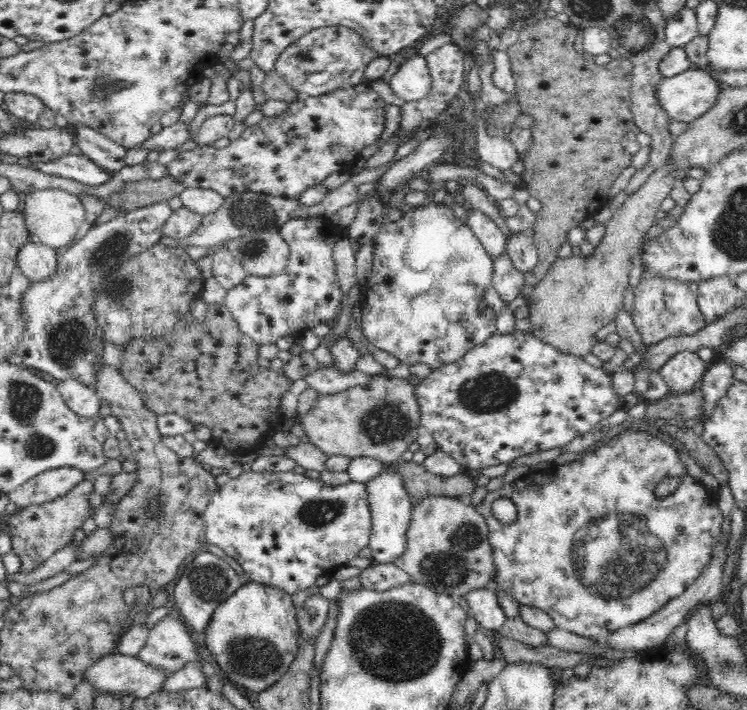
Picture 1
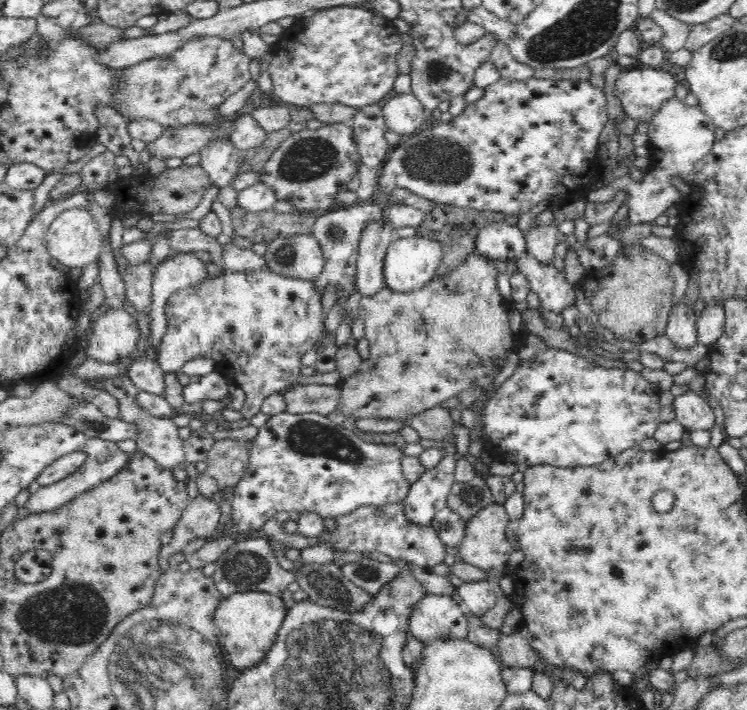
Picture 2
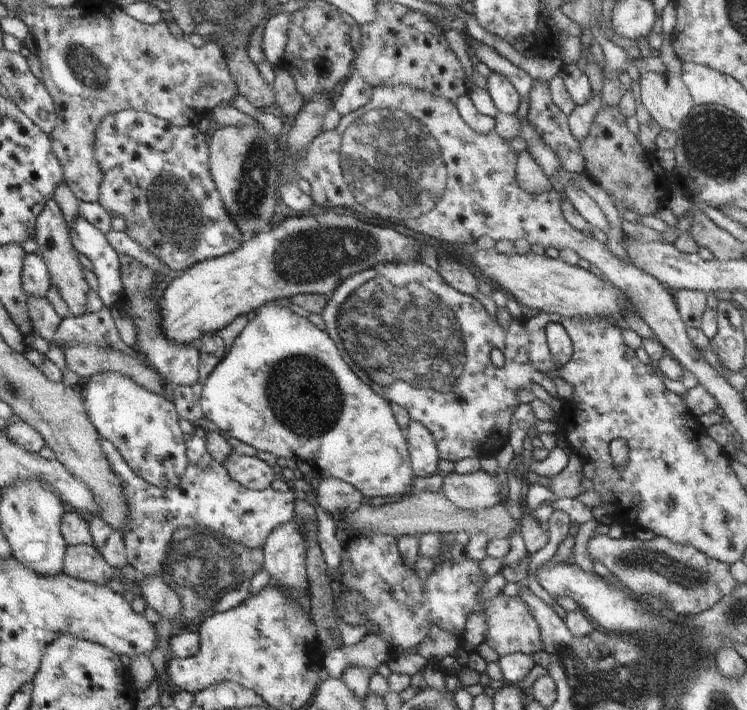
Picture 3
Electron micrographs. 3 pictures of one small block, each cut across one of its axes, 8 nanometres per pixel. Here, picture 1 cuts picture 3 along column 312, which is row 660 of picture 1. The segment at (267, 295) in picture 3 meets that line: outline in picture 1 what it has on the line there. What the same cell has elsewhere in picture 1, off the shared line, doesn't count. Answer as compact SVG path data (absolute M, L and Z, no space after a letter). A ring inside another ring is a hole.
M254 581L243 583L216 607L200 640L232 684L258 693L267 690L288 672L299 649L299 624L292 598L281 588Z

